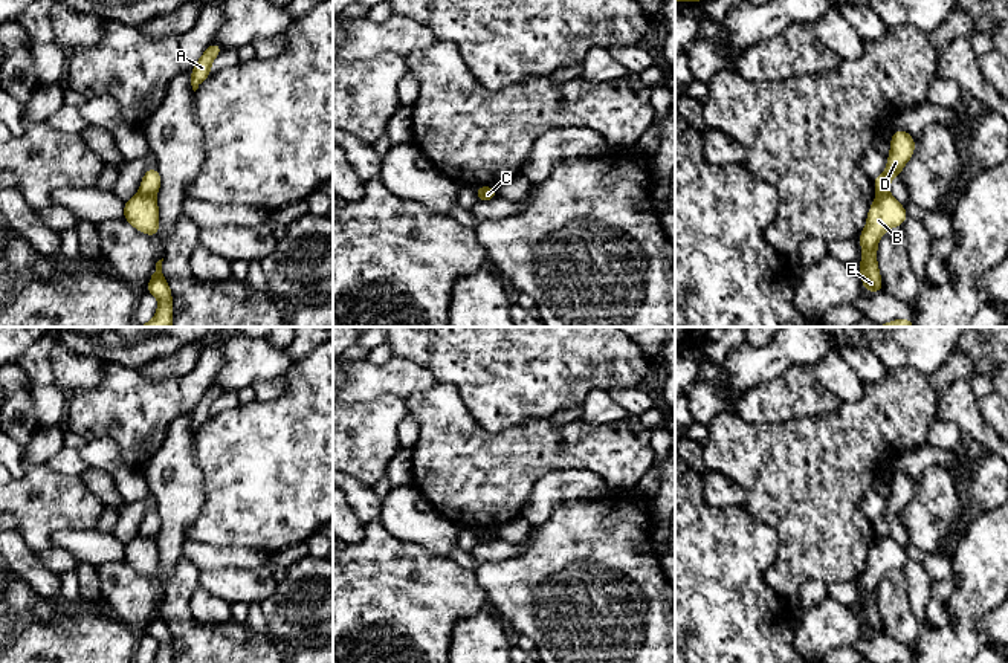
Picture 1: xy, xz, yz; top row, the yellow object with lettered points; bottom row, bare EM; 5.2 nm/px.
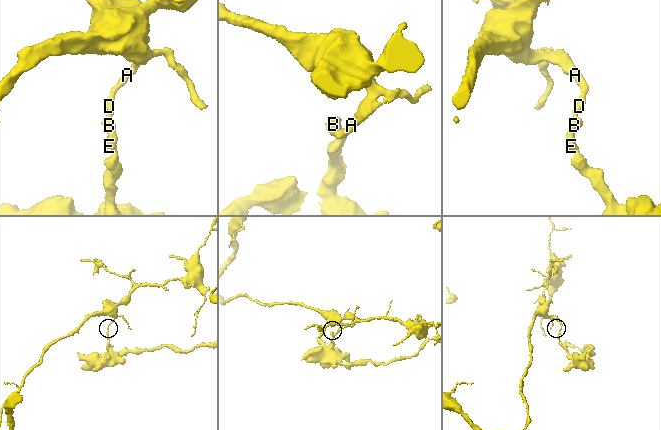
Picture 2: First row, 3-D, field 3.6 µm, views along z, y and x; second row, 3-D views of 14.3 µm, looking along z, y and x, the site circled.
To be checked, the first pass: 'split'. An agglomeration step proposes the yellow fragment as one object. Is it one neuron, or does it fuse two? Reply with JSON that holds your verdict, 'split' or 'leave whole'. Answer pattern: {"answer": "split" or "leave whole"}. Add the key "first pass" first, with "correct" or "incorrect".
{"first pass": "correct", "answer": "split"}

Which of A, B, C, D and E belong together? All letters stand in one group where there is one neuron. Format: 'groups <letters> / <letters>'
groups A D / B C E

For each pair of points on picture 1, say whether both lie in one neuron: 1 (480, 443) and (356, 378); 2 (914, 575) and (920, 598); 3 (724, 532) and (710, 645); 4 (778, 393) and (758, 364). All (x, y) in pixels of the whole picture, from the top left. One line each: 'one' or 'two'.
1: two
2: one
3: one
4: two

